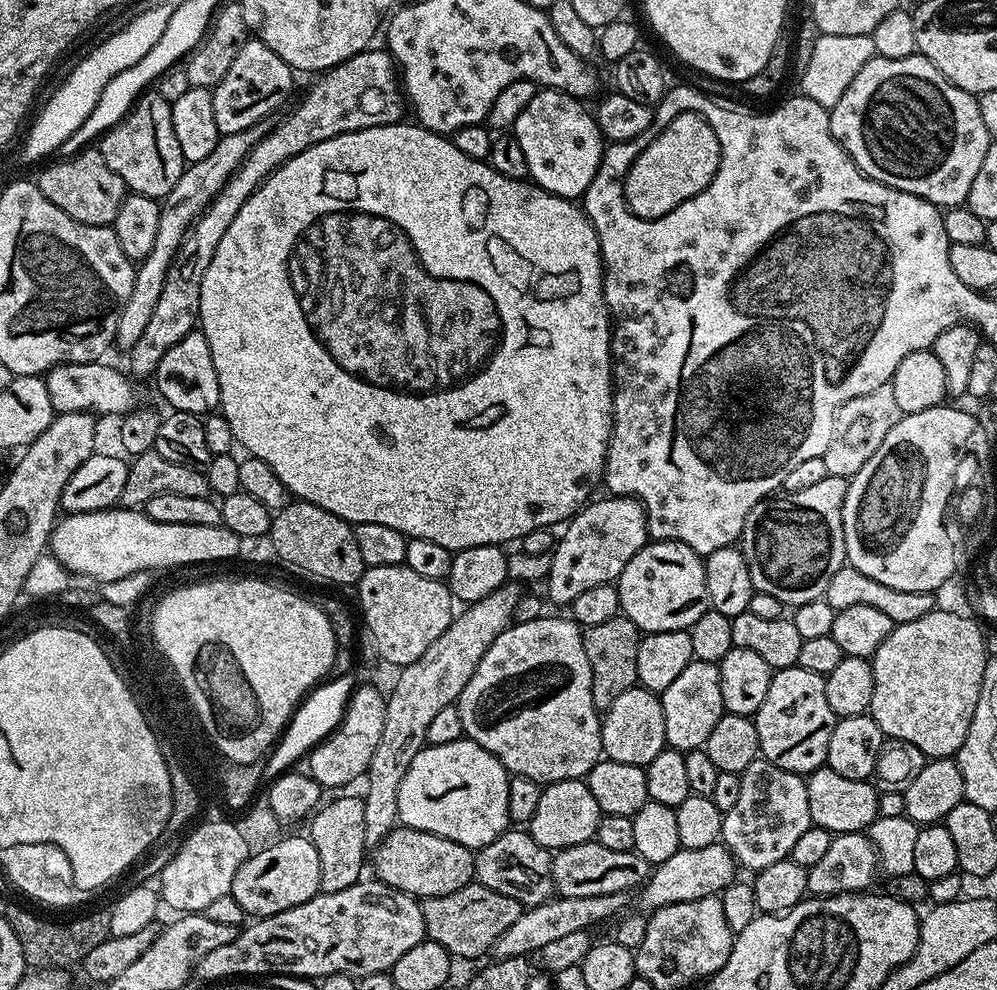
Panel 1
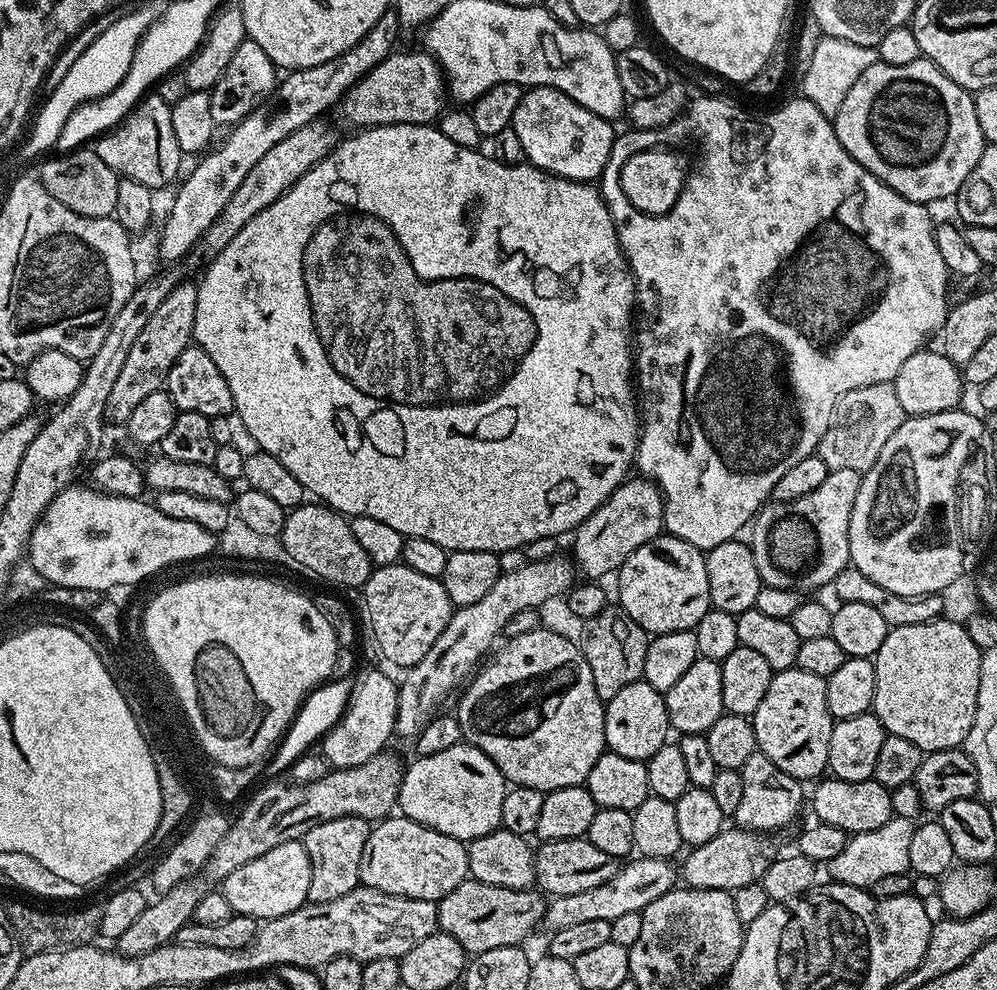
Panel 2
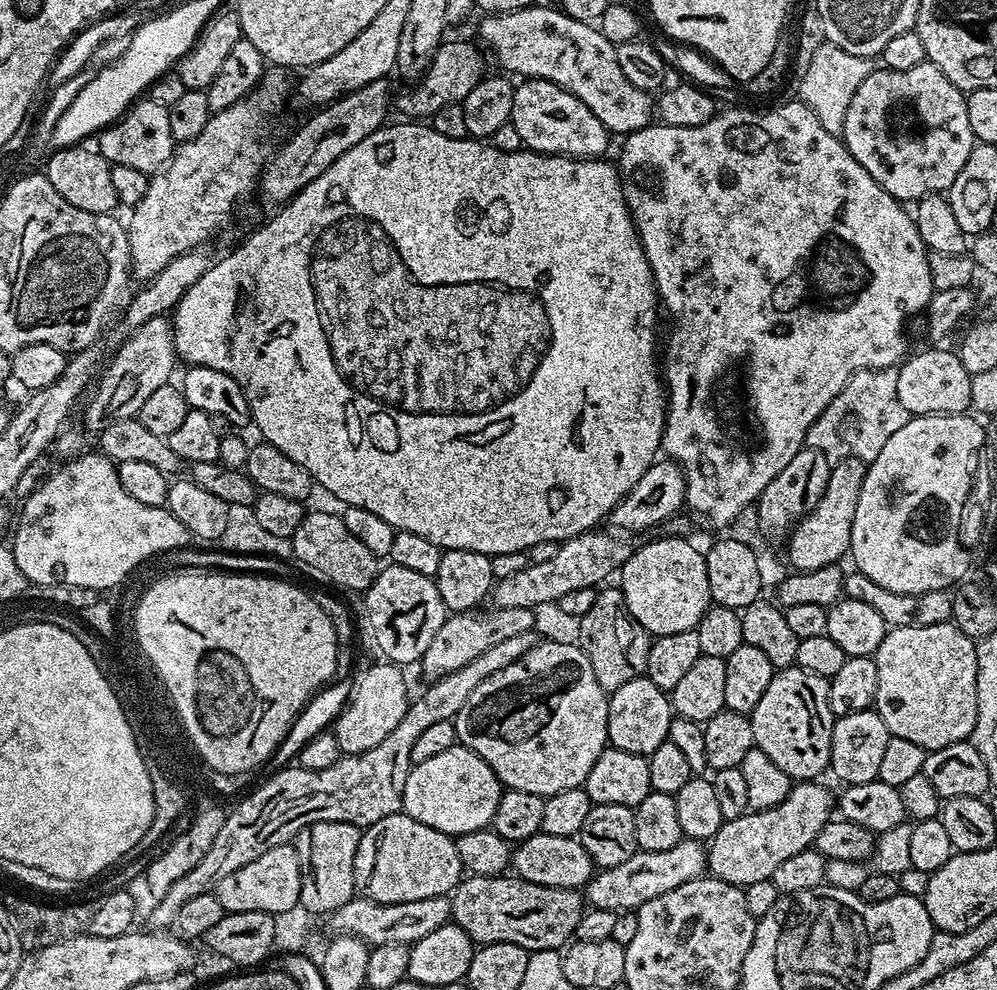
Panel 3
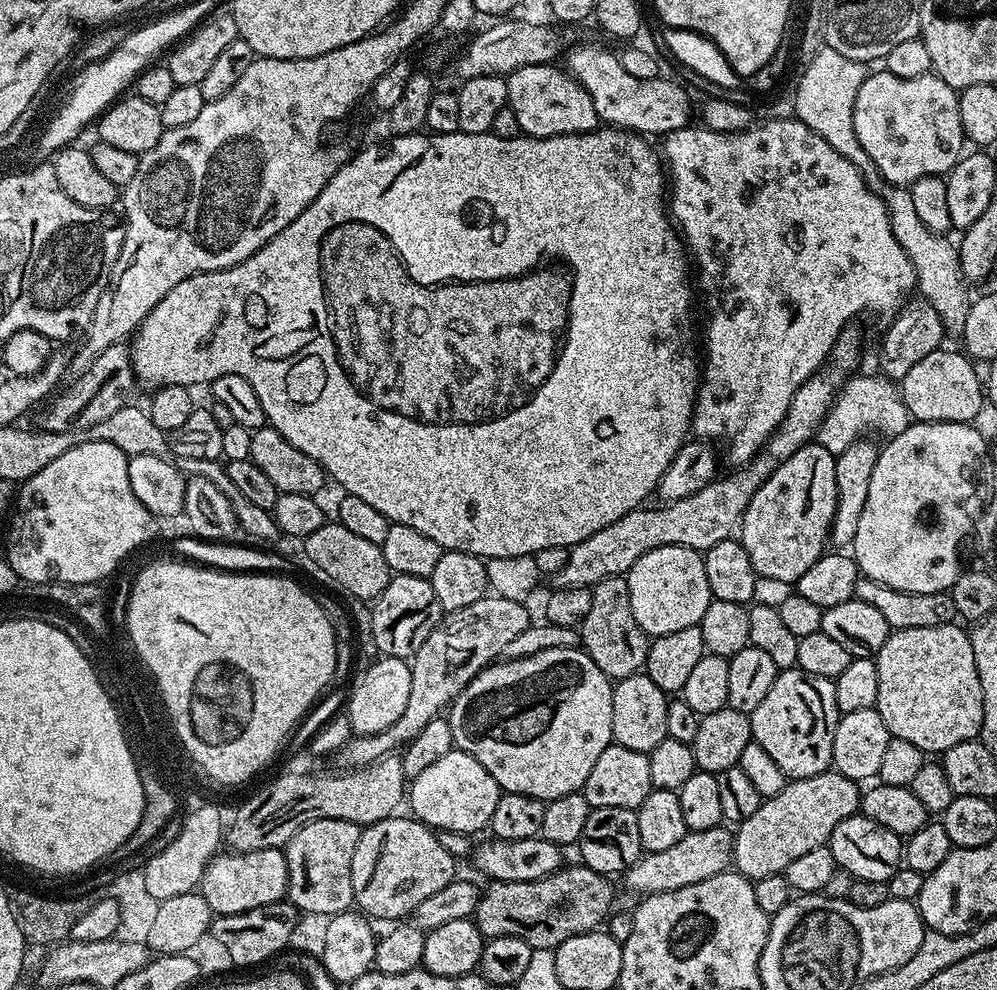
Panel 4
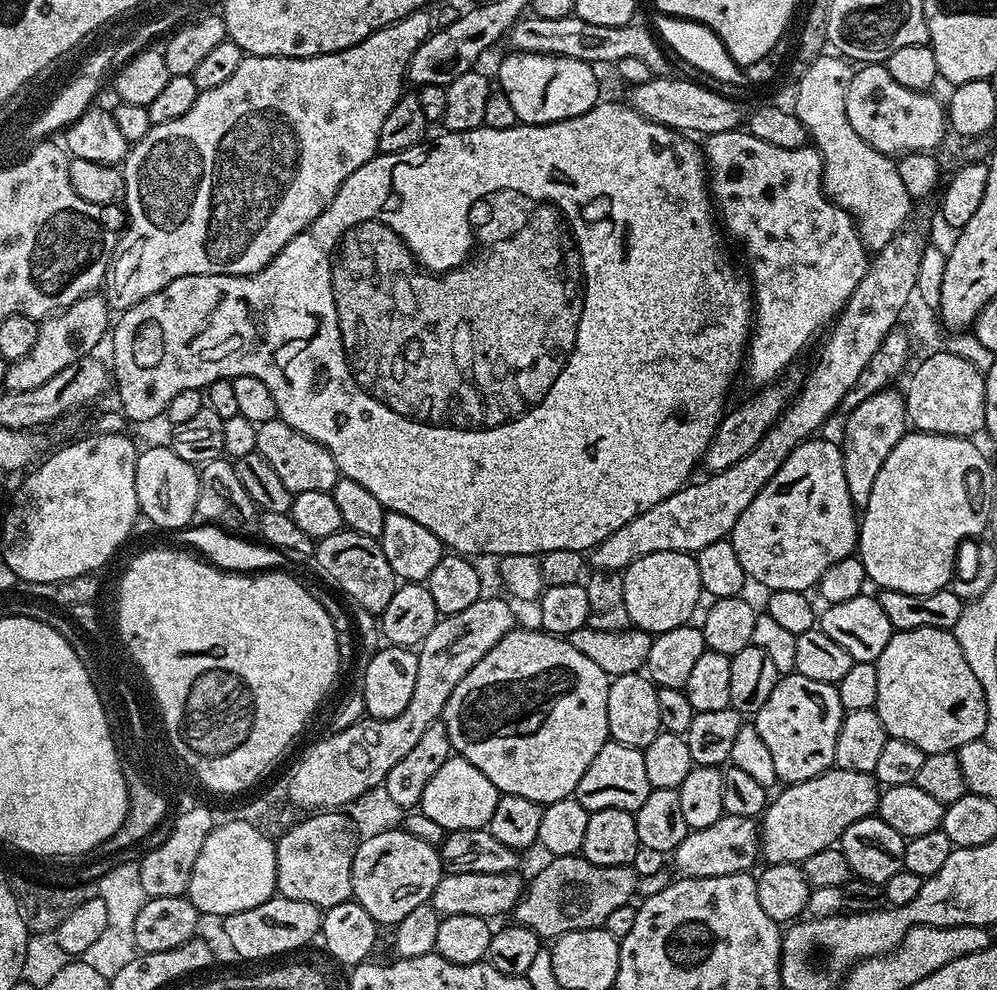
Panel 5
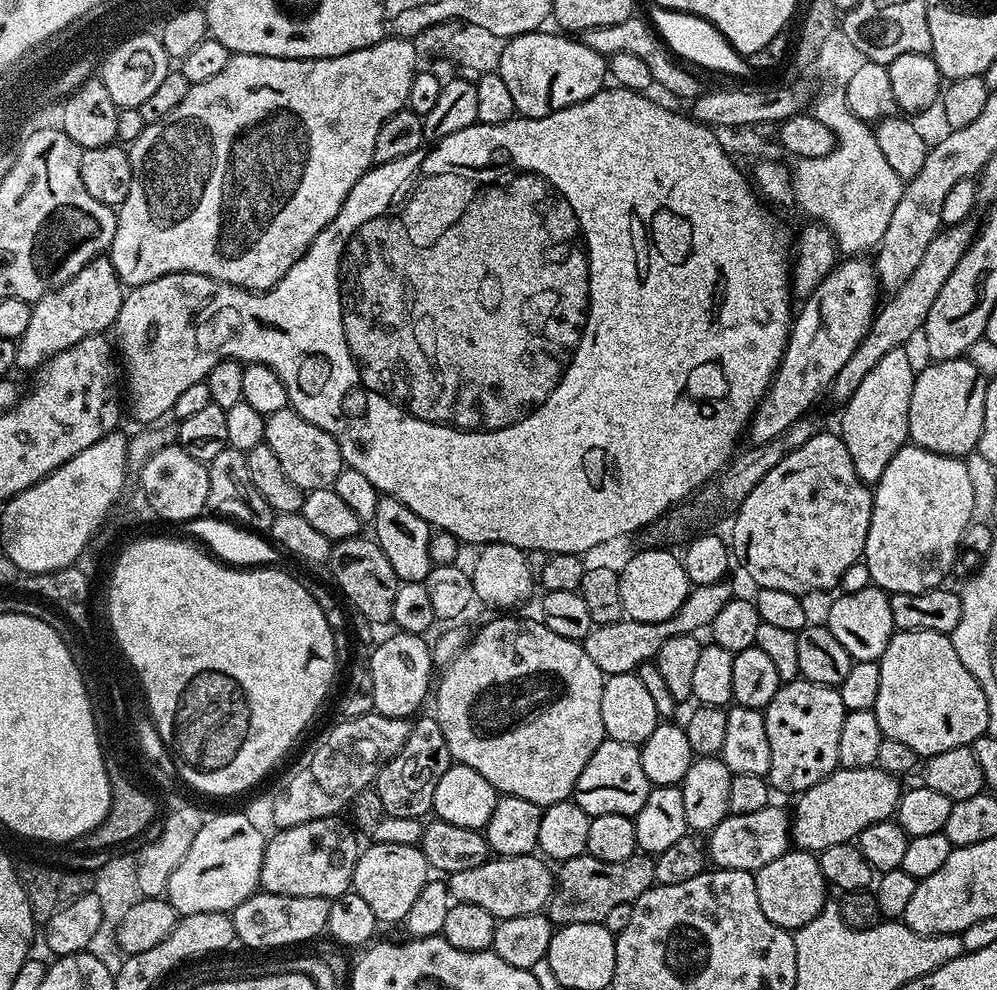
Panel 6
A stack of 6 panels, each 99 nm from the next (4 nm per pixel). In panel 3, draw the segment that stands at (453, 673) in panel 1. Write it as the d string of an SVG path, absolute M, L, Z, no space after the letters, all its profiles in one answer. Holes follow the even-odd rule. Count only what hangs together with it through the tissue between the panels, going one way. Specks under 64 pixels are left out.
M593 530L583 532L559 545L558 554L547 562L529 563L526 570L518 570L510 578L496 580L490 600L497 608L542 608L544 603L559 602L570 590L586 590L603 585L608 575L619 573L632 556L633 545L619 540L611 531Z

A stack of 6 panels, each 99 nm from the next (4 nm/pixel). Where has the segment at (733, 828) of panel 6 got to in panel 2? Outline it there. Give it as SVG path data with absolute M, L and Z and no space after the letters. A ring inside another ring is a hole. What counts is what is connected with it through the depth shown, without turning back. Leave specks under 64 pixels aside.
M632 858L627 861L610 882L602 882L602 886L594 886L594 890L581 890L579 894L557 896L545 907L543 927L549 933L566 930L566 926L575 926L581 922L595 920L613 920L622 914L643 912L654 898L662 898L670 889L677 887L678 872L672 869L672 860L662 858Z

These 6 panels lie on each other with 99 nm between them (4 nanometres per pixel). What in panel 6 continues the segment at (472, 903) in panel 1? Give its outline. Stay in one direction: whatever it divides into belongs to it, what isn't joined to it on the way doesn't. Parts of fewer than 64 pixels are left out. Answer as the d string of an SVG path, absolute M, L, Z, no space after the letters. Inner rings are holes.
M648 854L626 858L626 862L602 862L589 856L575 856L555 869L554 887L546 901L546 915L553 925L599 924L619 904L633 904L656 884L655 859Z

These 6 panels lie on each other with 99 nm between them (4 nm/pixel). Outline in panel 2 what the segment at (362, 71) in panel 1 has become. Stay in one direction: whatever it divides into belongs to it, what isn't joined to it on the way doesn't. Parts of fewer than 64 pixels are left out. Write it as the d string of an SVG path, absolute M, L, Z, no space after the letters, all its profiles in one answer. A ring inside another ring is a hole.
M394 50L382 62L378 62L378 66L374 66L374 70L362 77L340 100L338 112L344 115L346 123L353 124L353 129L377 128L380 124L432 124L439 121L446 108L446 81L439 62L426 50L400 51ZM178 282L162 302L162 306L158 306L156 313L150 317L150 322L146 322L142 334L138 334L134 346L130 346L130 355L122 365L118 382L114 382L114 390L110 390L110 398L104 411L105 421L109 425L127 425L130 414L134 414L136 407L149 394L159 392L167 385L170 366L174 366L174 362L178 362L178 354L182 354L182 350L186 350L193 343L192 331L197 306L197 285Z

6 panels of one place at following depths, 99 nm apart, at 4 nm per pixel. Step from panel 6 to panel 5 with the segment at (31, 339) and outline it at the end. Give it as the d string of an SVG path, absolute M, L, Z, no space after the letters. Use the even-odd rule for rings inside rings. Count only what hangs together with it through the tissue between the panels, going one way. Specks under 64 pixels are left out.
M103 295L84 296L70 307L62 309L56 315L39 321L38 342L34 342L30 354L26 358L18 358L8 365L6 382L3 387L10 392L34 390L34 386L42 386L42 382L50 382L54 374L66 370L66 366L74 366L82 358L93 355L100 343L105 343L110 332L110 309Z

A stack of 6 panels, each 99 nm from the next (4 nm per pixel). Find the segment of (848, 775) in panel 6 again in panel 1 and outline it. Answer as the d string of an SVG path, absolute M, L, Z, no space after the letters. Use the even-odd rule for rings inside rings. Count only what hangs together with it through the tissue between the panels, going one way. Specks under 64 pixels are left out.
M717 842L710 846L702 846L702 850L679 848L666 862L655 865L650 875L639 889L639 907L645 913L657 912L662 906L674 902L694 902L698 898L706 898L723 892L724 887L733 883L738 876L738 865L732 853Z

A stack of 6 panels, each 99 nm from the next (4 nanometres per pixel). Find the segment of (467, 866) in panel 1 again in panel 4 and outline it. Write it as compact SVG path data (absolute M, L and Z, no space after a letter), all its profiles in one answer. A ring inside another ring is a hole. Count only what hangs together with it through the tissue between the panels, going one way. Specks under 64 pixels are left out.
M400 815L367 825L360 833L358 846L354 846L354 862L350 862L355 907L376 922L400 922L411 917L430 894L438 894L442 886L458 876L457 857L442 847L436 832L411 815Z

